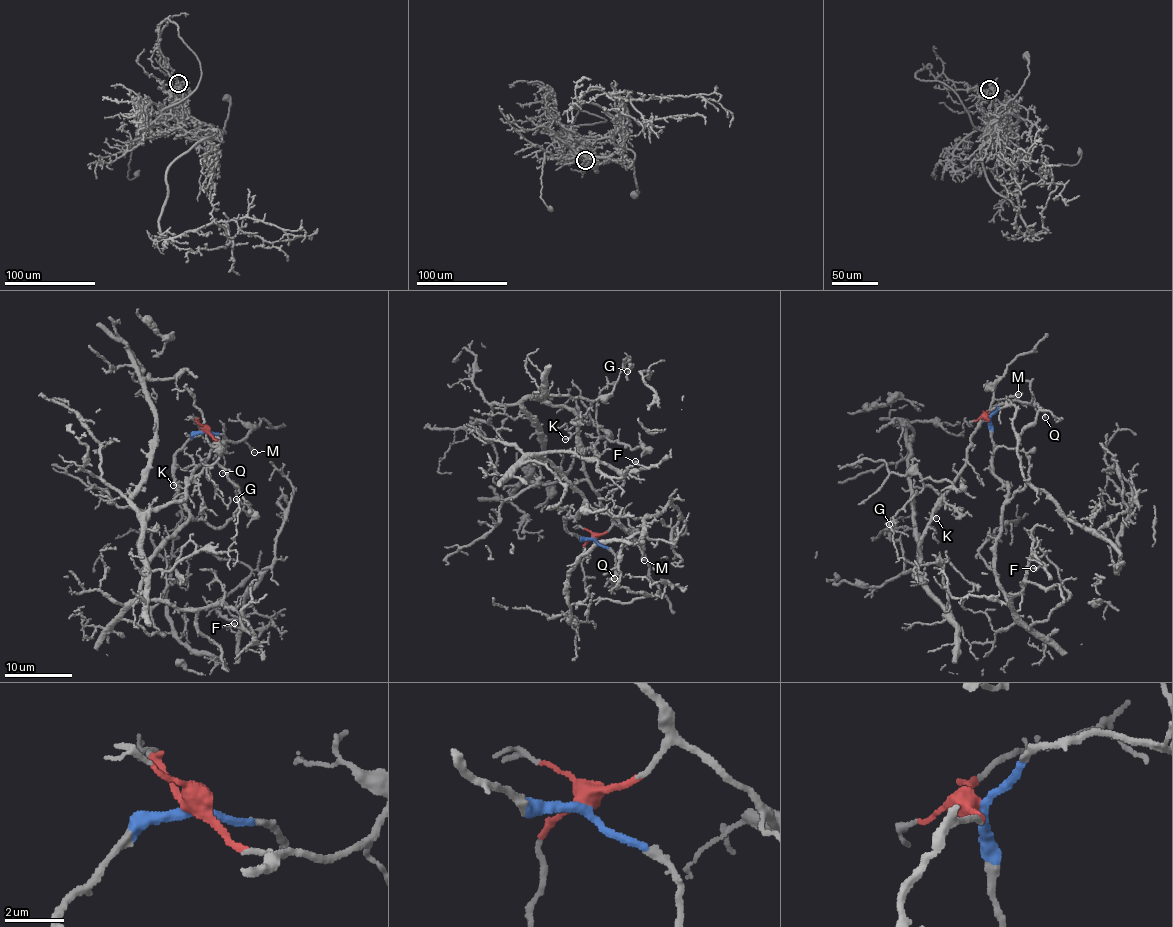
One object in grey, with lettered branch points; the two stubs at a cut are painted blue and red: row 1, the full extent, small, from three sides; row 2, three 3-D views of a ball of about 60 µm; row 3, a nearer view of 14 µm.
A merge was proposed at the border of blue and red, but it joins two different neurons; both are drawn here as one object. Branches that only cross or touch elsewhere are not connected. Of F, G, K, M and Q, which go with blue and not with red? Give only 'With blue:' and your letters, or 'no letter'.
With blue: F, Q

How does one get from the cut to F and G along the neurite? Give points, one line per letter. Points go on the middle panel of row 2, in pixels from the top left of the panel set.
F: (594, 540), (565, 528), (584, 498), (538, 453), (575, 453), (628, 473), (643, 467), (634, 461)
G: (594, 538), (612, 518), (583, 467), (579, 420), (538, 395), (596, 400), (608, 396), (630, 357), (627, 372)

